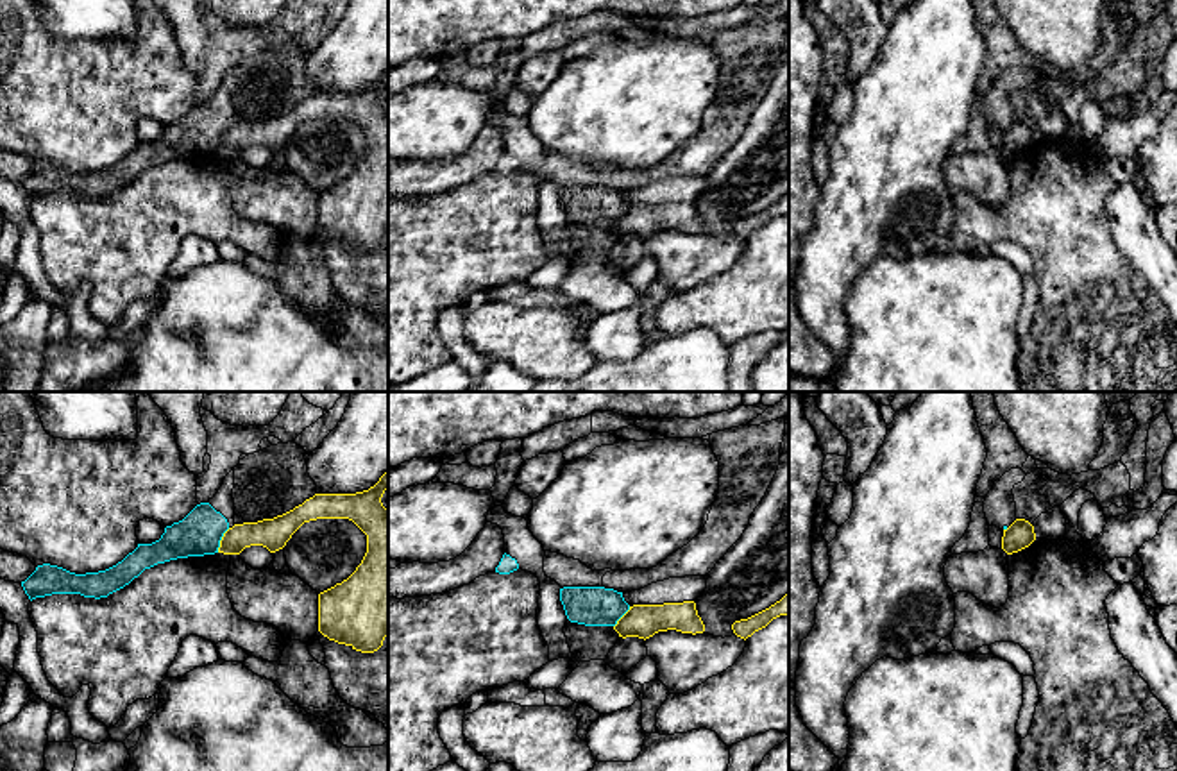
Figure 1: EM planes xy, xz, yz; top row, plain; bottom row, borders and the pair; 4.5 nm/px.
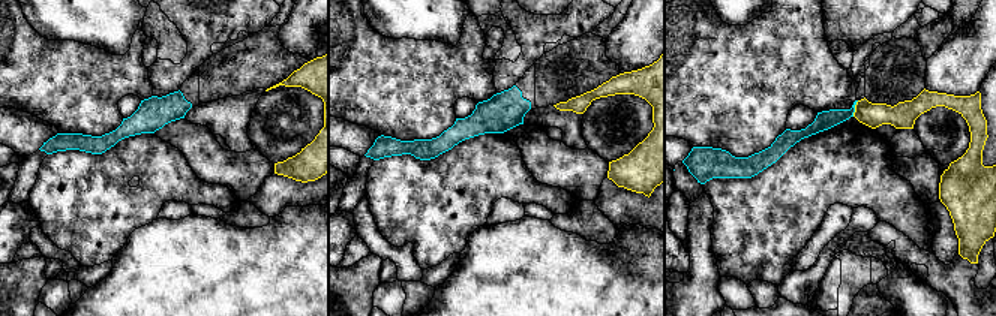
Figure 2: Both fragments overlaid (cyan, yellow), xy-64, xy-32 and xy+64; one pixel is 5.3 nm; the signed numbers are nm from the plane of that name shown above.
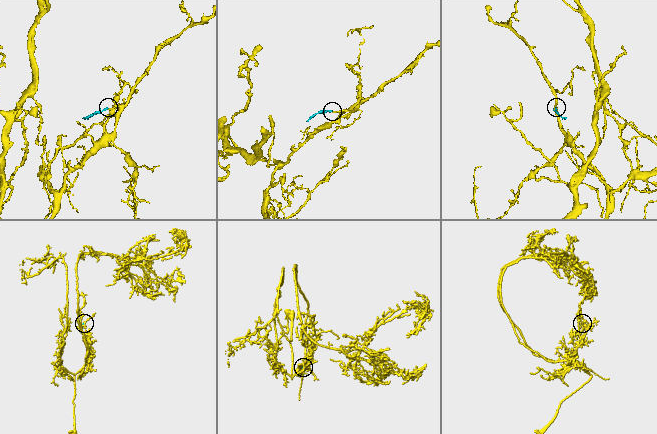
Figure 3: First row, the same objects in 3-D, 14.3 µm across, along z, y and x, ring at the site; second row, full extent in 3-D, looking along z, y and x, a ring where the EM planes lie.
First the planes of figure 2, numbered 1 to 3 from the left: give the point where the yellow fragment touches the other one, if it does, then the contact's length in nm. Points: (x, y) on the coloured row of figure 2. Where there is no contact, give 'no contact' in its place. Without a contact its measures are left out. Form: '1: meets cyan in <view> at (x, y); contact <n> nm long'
1: no contact
2: no contact
3: meets cyan in xy+64 at (854, 108); contact 90 nm long

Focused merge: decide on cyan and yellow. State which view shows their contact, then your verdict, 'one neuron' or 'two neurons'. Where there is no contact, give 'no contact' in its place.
contact in xy; two neurons

